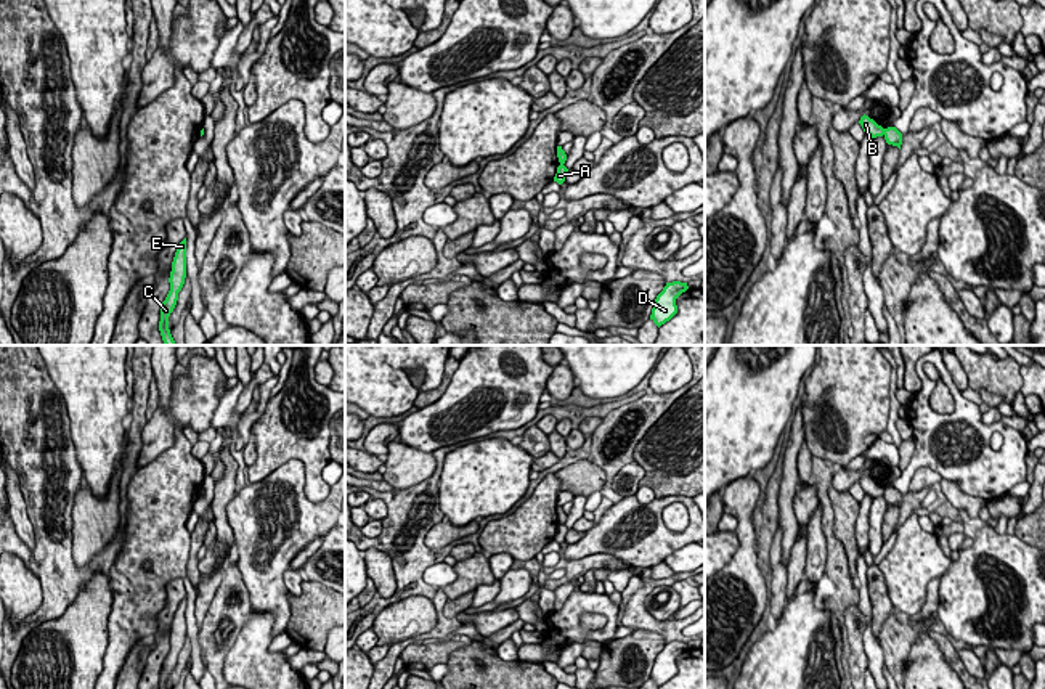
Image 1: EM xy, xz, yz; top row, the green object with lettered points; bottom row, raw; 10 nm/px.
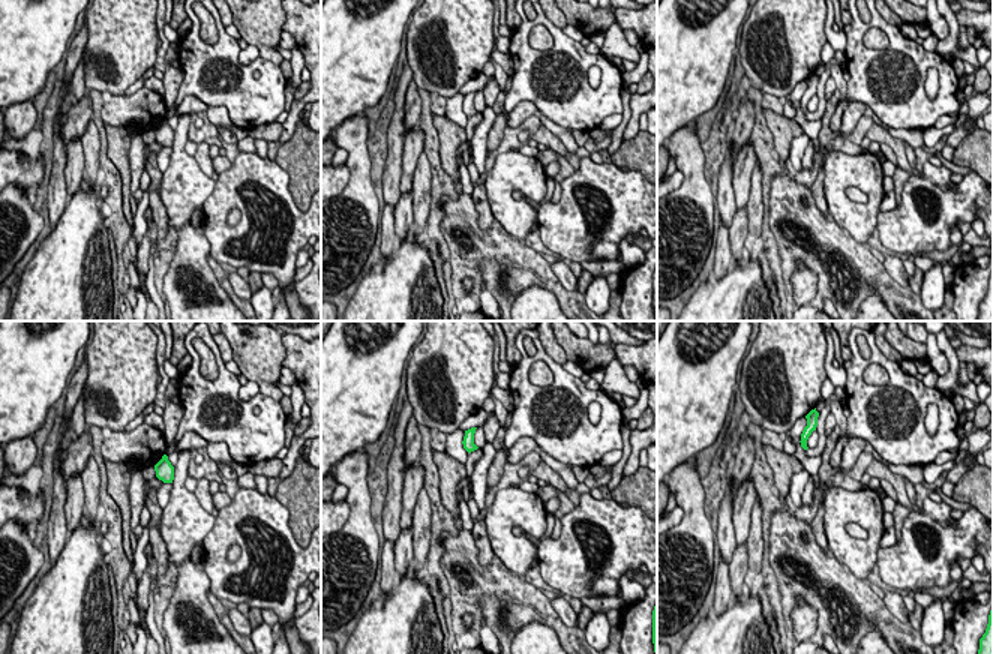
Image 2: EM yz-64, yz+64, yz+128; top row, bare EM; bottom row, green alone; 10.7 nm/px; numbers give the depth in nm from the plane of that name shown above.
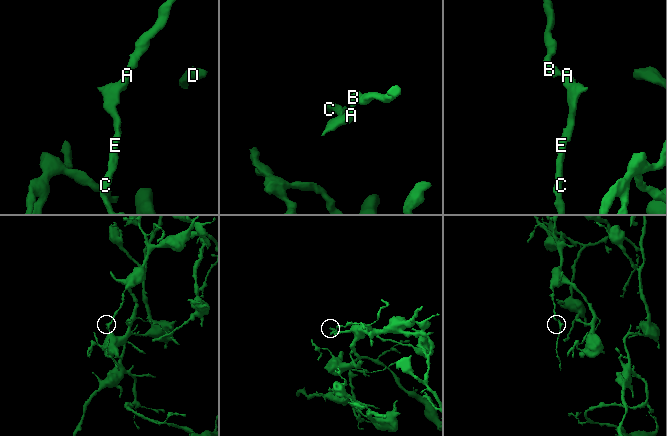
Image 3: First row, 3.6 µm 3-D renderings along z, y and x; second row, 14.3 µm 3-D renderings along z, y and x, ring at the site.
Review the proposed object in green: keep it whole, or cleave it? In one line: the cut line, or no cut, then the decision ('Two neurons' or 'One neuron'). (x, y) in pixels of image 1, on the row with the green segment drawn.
Split along yz (885, 129), (882, 134). Two neurons

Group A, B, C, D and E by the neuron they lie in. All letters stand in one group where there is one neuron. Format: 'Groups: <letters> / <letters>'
Groups: A C E / B D

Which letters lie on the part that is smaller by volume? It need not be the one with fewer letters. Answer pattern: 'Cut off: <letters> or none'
Cut off: A, C, E

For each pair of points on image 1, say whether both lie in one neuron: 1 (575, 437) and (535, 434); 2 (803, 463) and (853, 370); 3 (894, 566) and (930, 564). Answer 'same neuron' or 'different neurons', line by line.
1: same neuron
2: different neurons
3: same neuron

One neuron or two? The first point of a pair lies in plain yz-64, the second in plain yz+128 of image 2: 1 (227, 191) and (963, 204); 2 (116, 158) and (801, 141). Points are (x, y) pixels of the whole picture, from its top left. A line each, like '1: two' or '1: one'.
1: one
2: two

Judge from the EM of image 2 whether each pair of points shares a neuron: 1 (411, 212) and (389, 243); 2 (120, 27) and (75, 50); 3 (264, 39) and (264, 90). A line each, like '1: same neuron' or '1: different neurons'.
1: same neuron
2: different neurons
3: different neurons

